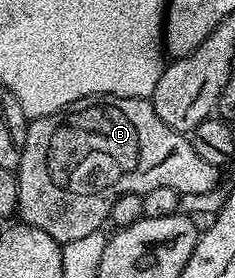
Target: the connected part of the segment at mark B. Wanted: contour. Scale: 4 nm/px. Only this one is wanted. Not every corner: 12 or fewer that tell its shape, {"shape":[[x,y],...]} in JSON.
{"shape":[[149,99],[25,129],[17,215],[62,245],[127,193],[205,195],[218,168]]}

